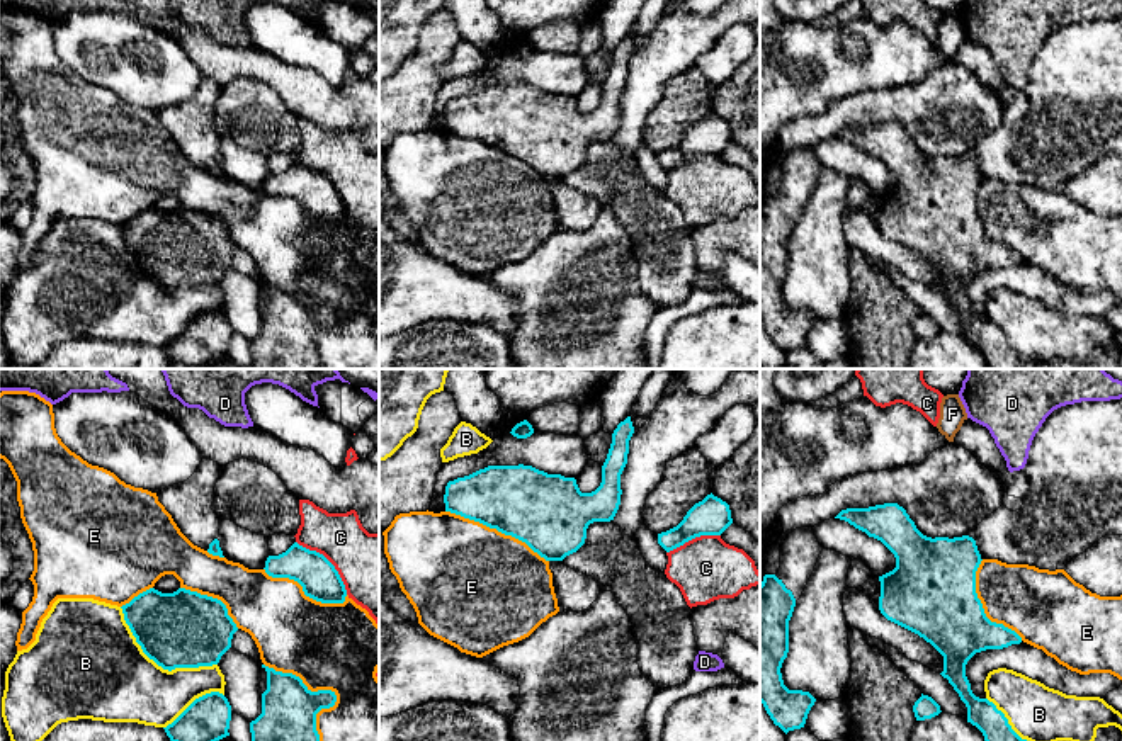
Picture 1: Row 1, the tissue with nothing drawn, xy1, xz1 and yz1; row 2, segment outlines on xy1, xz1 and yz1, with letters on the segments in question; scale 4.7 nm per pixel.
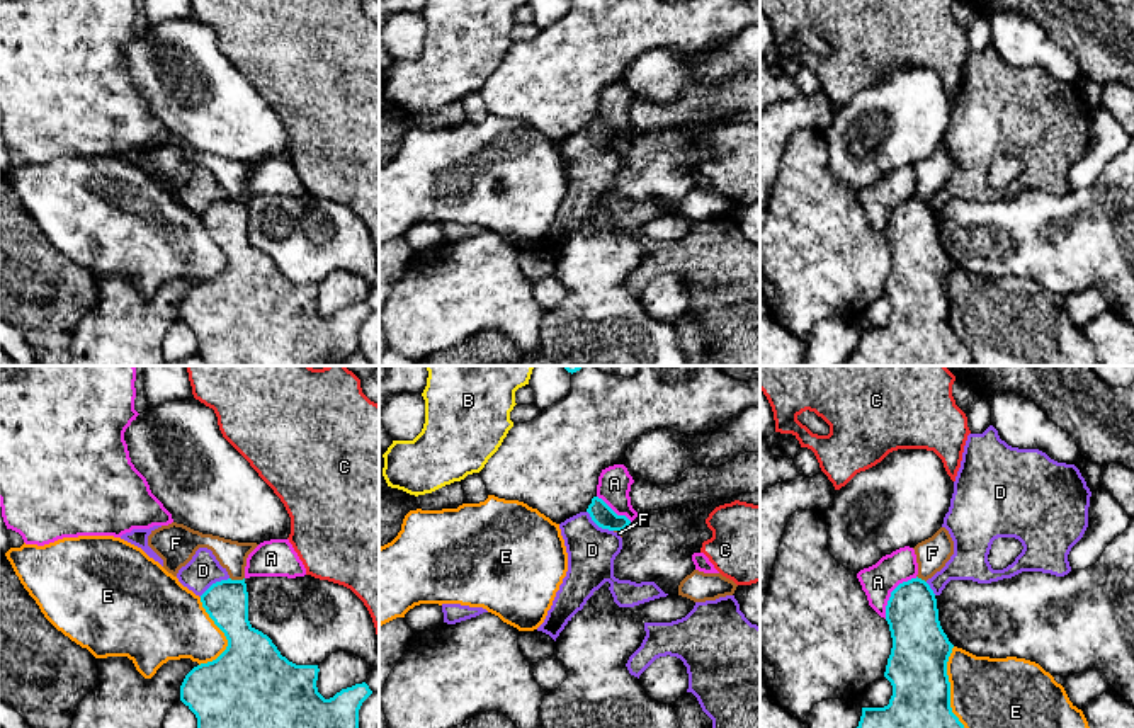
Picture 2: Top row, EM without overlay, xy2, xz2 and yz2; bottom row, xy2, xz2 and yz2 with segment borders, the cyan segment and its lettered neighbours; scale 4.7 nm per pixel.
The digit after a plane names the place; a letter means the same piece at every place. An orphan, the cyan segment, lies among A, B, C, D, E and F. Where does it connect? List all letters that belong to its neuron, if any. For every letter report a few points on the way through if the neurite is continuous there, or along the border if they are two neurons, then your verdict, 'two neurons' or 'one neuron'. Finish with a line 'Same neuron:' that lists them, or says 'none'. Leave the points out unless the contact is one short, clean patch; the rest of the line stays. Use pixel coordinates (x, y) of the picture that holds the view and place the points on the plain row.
A: two neurons
B: two neurons
C: two neurons
D: border along xz2 (587, 130), (599, 145), (612, 150); two neurons
E: two neurons
F: border along xy2 (230, 196), (243, 198); two neurons
Same neuron: none

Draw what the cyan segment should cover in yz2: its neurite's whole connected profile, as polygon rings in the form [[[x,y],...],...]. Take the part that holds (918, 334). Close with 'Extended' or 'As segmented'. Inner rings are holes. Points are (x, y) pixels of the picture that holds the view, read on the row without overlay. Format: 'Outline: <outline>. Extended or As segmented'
Outline: [[[918,196],[899,202],[887,219],[886,240],[893,257],[893,267],[884,296],[893,304],[893,315],[884,327],[862,327],[859,345],[842,366],[972,366],[971,352],[950,327],[947,281],[954,264],[940,245],[937,218],[930,204]]]. As segmented

